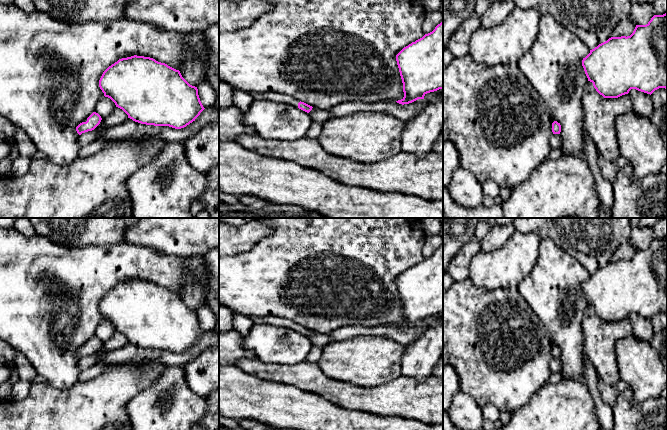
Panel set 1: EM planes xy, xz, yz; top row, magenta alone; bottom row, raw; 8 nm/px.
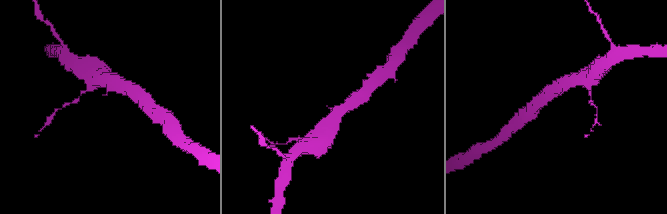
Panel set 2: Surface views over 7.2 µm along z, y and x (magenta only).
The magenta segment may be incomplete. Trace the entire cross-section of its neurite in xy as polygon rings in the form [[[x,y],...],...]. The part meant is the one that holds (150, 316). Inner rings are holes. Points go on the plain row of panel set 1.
[[[134,279],[119,283],[103,296],[99,311],[128,342],[141,348],[181,353],[205,333],[197,311],[190,309],[179,294],[150,281]]]

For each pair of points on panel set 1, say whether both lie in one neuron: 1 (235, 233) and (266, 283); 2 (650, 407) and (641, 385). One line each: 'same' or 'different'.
1: different
2: different

